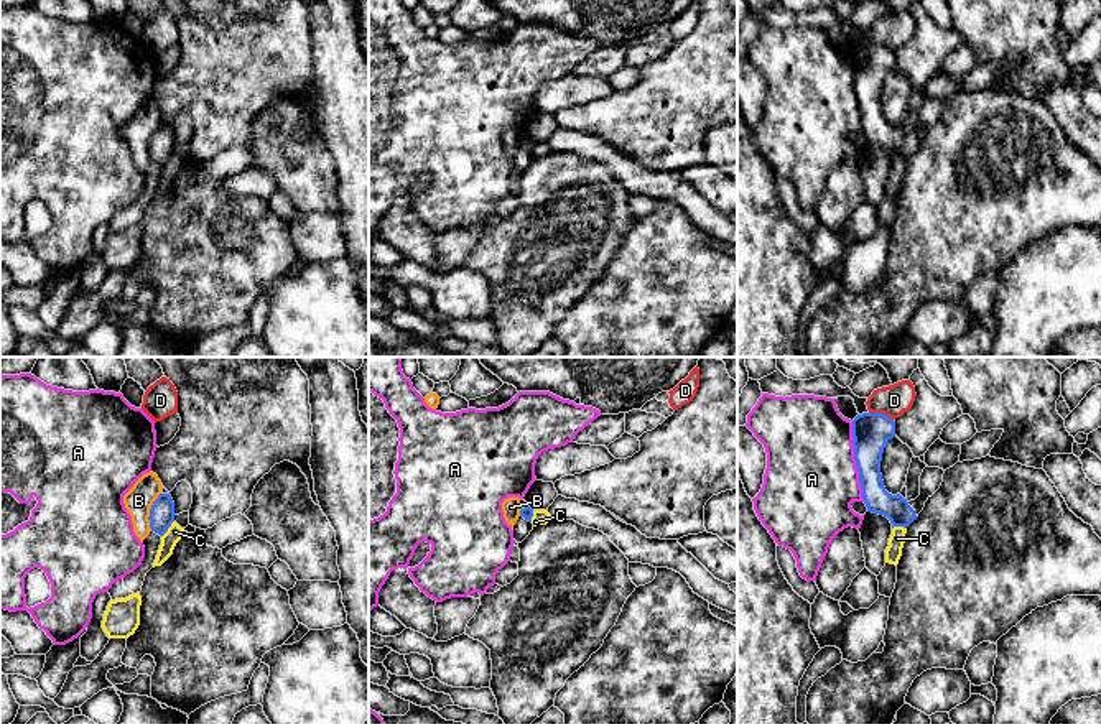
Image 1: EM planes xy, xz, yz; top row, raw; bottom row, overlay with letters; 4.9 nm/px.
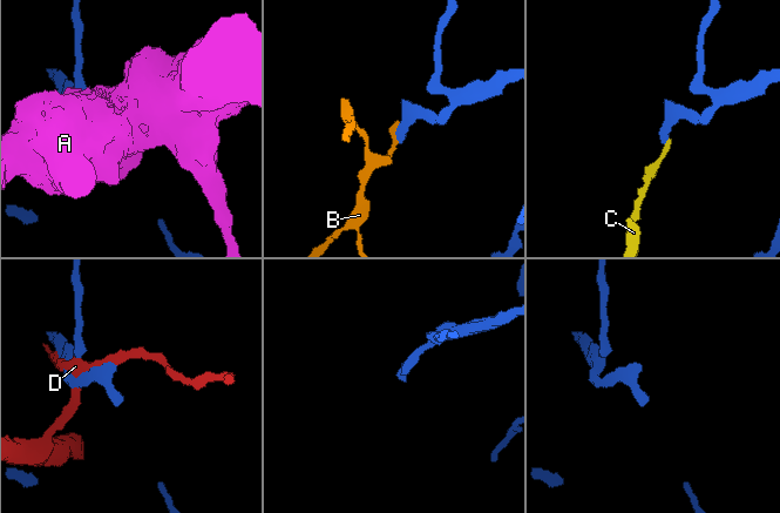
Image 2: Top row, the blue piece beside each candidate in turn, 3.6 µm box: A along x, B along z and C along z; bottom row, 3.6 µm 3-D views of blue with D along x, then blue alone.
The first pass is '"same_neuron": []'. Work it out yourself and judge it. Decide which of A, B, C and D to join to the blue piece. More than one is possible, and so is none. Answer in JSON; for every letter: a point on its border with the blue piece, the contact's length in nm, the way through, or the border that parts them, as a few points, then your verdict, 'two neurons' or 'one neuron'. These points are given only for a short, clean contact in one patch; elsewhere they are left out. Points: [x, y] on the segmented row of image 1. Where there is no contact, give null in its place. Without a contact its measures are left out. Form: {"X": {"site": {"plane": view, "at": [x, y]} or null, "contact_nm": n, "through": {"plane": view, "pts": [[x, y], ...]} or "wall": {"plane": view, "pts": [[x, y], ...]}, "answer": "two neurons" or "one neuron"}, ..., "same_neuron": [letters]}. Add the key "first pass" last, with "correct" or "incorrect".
{"A": {"site": {"plane": "yz", "at": [856, 461]}, "contact_nm": 400, "answer": "two neurons"}, "B": {"site": {"plane": "xy", "at": [150, 512]}, "contact_nm": 200, "wall": {"plane": "xy", "pts": [[160, 492], [150, 509], [150, 530]]}, "answer": "two neurons"}, "C": {"site": {"plane": "xy", "at": [168, 527]}, "contact_nm": 110, "wall": {"plane": "xy", "pts": [[173, 520], [162, 537]]}, "answer": "two neurons"}, "D": {"site": {"plane": "yz", "at": [881, 413]}, "contact_nm": 130, "answer": "two neurons"}, "same_neuron": [], "first pass": "correct"}

